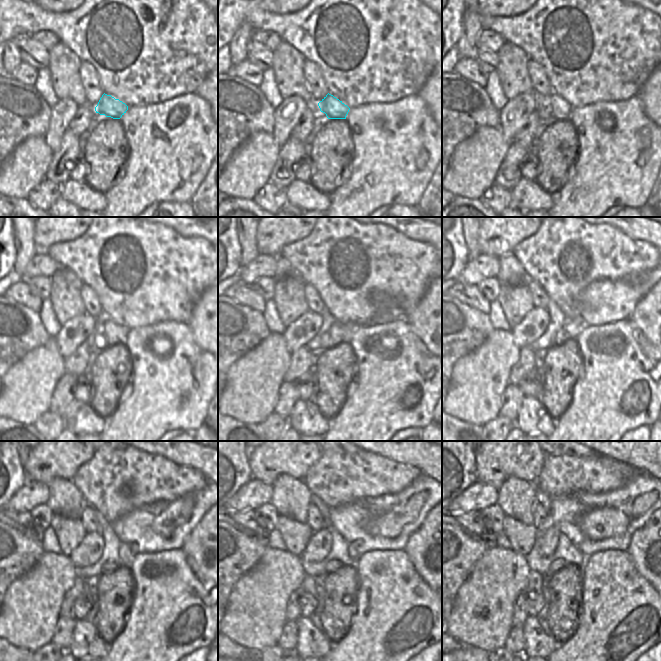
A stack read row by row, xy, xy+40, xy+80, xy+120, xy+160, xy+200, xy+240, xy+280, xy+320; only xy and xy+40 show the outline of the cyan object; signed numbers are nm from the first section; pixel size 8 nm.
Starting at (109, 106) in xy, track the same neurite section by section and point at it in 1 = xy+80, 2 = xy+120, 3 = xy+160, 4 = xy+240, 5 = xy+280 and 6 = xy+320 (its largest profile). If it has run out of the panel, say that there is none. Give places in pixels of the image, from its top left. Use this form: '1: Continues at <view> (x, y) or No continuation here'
1: Continues at xy+80 (559, 108)
2: Continues at xy+120 (114, 333)
3: Continues at xy+160 (338, 332)
4: Continues at xy+240 (124, 551)
5: Continues at xy+280 (334, 564)
6: Continues at xy+320 (559, 563)

